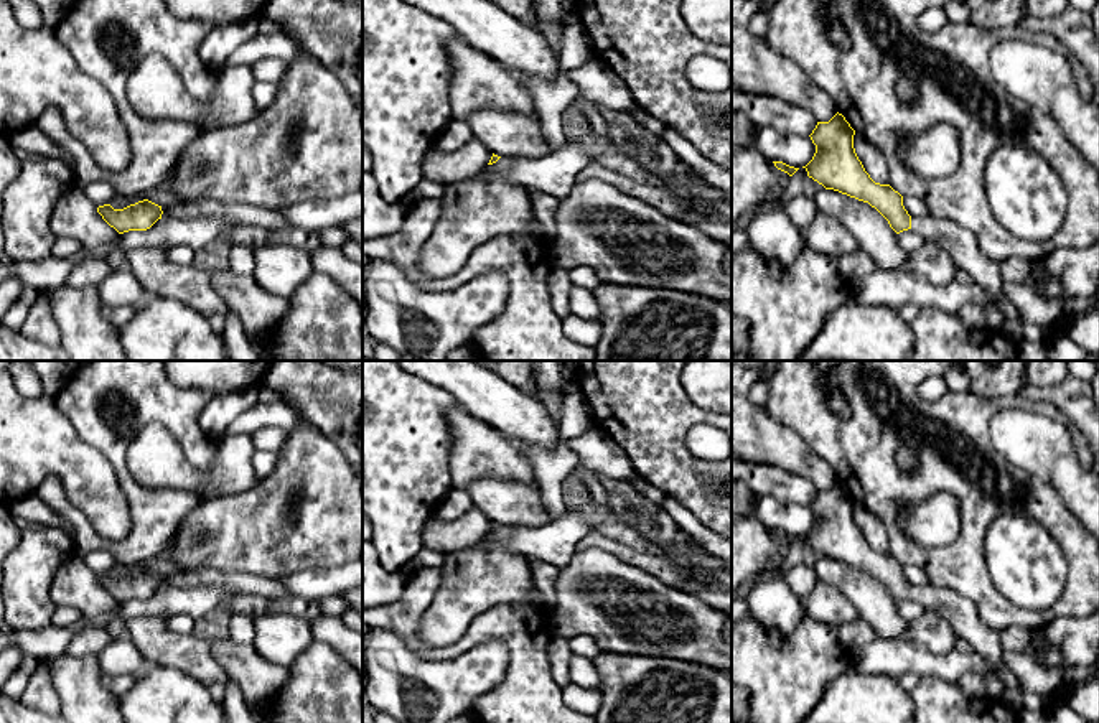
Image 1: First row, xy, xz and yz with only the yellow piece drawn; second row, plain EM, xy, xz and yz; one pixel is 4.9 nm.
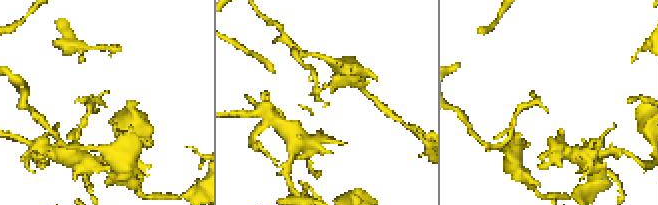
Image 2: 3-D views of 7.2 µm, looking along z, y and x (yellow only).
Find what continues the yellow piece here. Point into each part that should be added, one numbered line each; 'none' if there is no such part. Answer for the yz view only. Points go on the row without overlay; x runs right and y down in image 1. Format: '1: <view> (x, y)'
1: yz (959, 610)

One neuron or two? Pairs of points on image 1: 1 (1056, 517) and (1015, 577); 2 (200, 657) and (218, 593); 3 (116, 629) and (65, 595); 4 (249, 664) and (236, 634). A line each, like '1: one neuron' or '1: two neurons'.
1: two neurons
2: two neurons
3: one neuron
4: two neurons

